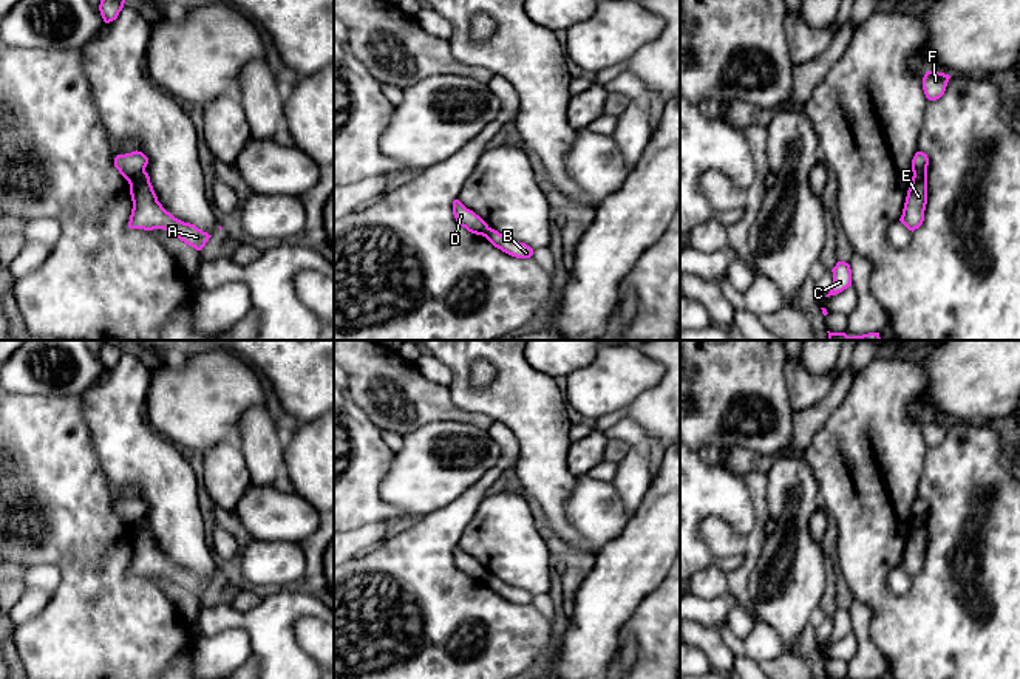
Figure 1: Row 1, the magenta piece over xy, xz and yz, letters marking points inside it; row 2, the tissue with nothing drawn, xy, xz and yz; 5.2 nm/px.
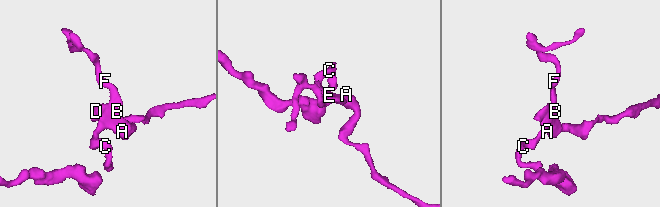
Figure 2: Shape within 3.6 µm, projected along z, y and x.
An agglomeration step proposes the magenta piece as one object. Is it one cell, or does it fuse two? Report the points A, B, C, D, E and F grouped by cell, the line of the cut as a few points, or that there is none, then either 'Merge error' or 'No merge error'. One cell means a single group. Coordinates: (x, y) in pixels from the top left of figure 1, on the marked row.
Groups: A B C E / D F. Split along xy (144, 170), (130, 184). Merge error

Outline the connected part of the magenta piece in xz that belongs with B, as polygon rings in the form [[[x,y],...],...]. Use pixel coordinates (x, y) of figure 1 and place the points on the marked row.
[[[488,227],[484,237],[502,252],[516,257],[516,258],[530,258],[533,255],[533,249],[525,243],[519,243],[516,240],[510,240],[499,234],[498,230]]]

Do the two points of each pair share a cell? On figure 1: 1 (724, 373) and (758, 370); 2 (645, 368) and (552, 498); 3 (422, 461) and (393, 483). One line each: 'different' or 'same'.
1: same
2: different
3: same

